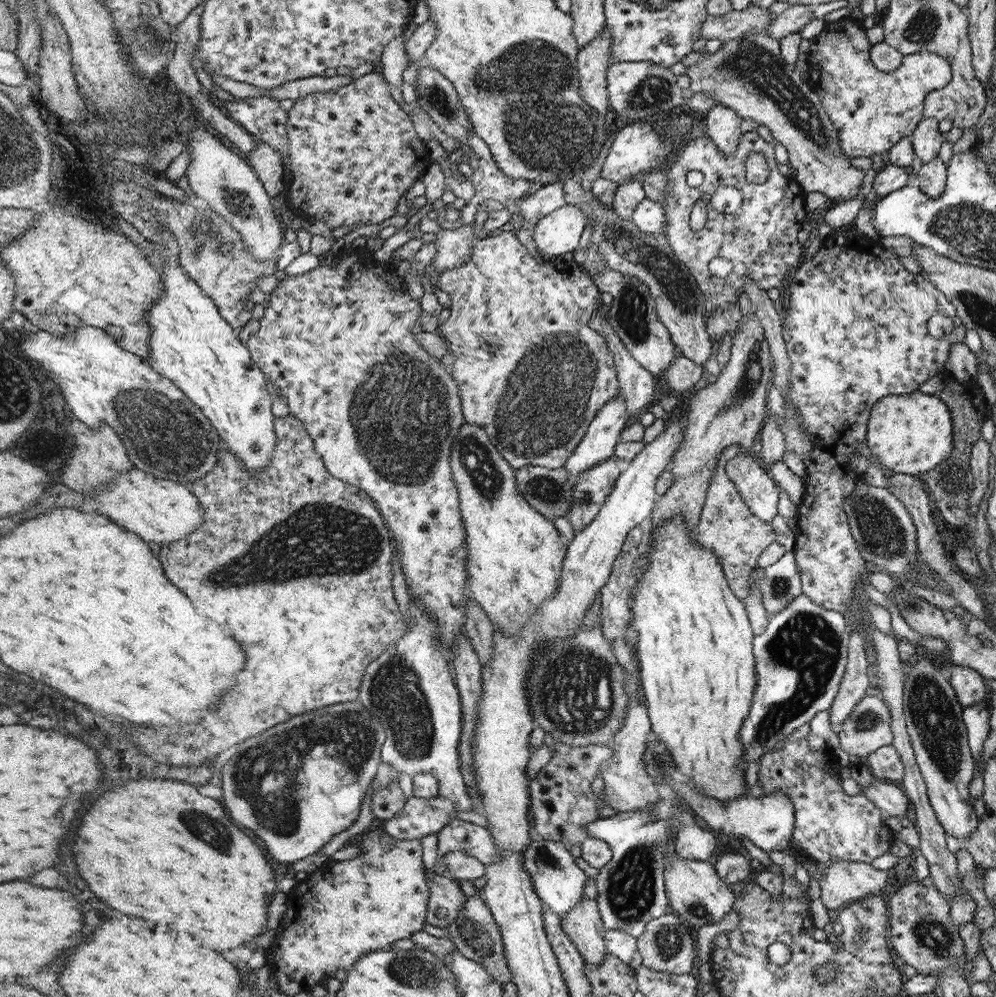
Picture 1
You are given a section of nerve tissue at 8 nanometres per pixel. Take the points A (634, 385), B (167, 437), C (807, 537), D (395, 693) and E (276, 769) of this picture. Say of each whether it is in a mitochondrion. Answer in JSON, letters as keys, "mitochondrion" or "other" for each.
{"A":"other","B":"mitochondrion","C":"other","D":"mitochondrion","E":"mitochondrion"}

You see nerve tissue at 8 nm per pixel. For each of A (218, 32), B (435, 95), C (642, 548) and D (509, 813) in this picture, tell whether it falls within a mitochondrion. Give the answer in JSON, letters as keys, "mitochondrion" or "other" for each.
{"A":"other","B":"mitochondrion","C":"other","D":"other"}

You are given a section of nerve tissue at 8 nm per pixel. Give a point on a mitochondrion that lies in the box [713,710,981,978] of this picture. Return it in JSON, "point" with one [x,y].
{"point":[931,936]}

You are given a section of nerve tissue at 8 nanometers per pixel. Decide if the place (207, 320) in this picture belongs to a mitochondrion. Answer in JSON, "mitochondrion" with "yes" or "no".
{"mitochondrion":"no"}

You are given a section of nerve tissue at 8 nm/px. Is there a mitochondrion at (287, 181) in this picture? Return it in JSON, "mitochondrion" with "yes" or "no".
{"mitochondrion":"no"}

